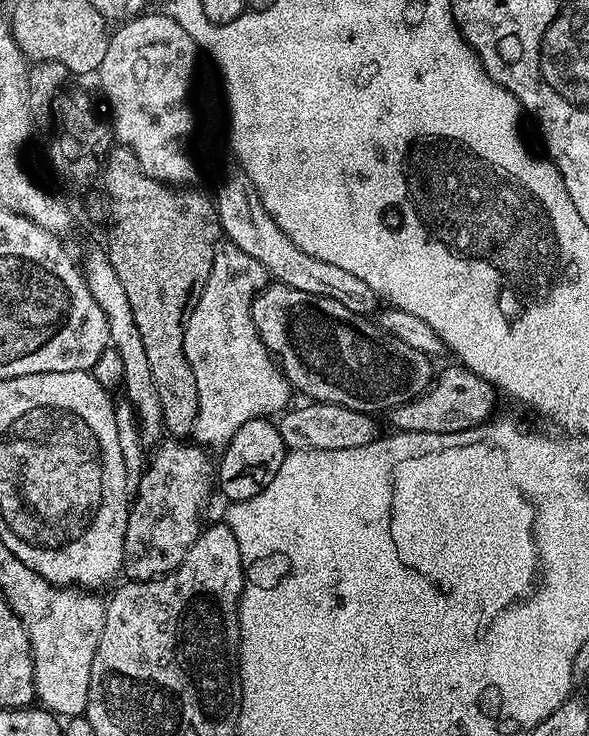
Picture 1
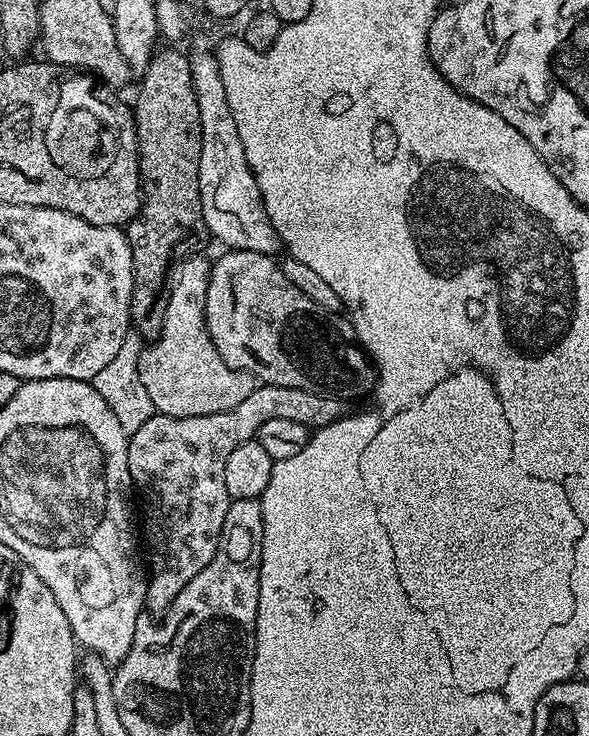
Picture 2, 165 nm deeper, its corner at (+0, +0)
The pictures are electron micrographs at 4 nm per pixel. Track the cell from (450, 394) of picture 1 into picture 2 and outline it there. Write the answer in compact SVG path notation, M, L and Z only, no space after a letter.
M264 382L246 394L246 402L238 402L238 406L230 410L190 418L153 414L146 422L142 422L142 426L138 426L136 432L129 435L128 469L135 499L136 496L140 499L140 512L144 515L142 544L148 547L146 564L150 571L146 576L148 589L144 603L149 613L167 612L190 578L194 578L194 574L198 574L198 570L202 570L202 566L214 558L218 538L222 534L222 522L226 522L226 510L230 503L226 490L226 458L230 458L238 446L253 439L262 422L287 418L289 422L302 422L310 430L325 428L346 415L344 404L345 401L339 396L326 396L322 392Z

